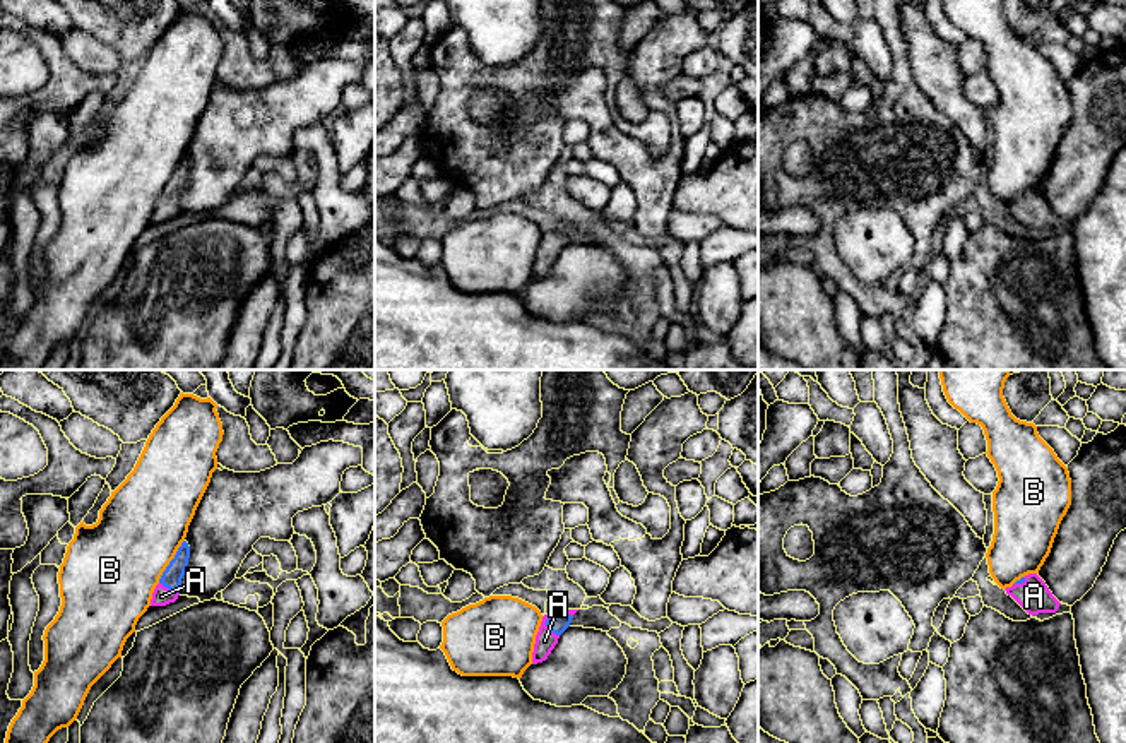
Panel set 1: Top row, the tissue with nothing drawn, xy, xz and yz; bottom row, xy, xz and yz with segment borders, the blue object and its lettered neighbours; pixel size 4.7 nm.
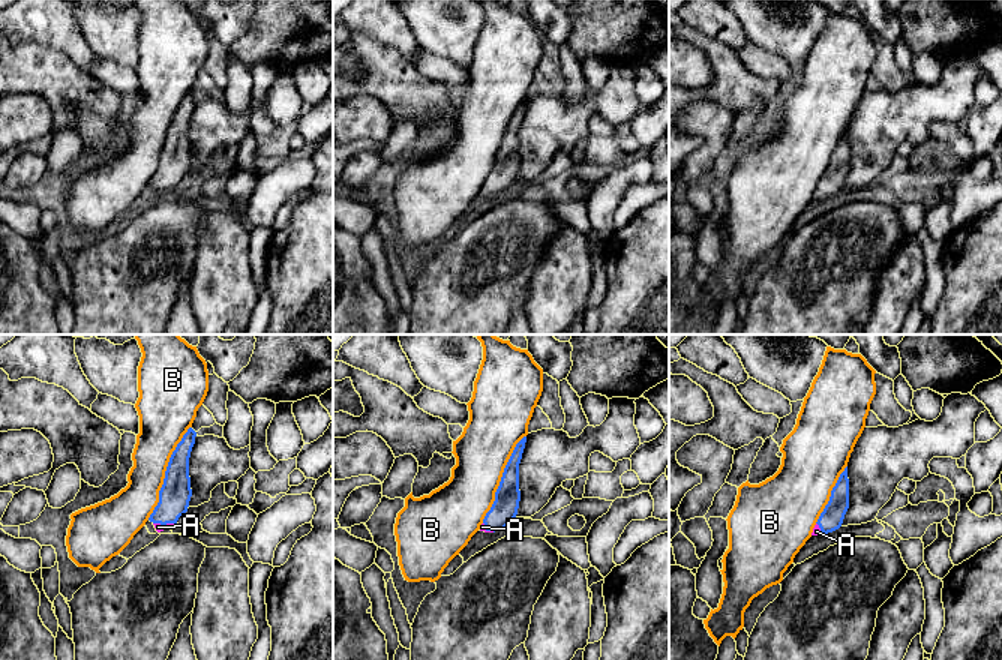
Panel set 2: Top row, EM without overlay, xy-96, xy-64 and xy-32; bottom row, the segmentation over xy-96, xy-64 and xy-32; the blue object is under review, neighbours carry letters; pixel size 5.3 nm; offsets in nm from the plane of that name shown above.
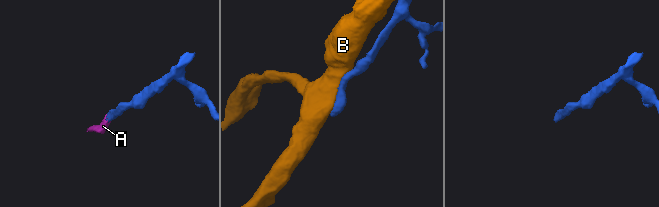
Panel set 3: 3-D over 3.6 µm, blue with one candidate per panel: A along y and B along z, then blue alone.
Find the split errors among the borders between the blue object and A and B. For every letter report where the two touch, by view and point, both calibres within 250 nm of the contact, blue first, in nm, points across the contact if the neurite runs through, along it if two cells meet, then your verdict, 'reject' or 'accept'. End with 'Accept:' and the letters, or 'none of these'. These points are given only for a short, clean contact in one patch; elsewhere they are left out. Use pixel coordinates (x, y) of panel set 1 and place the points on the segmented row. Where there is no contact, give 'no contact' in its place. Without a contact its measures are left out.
A: contact xz (557, 615); calibres 90 and 100 nm; way xz (558, 624), (557, 615), (546, 620), (545, 641); accept
B: contact xy (170, 562); calibres 100 and 420 nm; reject
Accept: A

